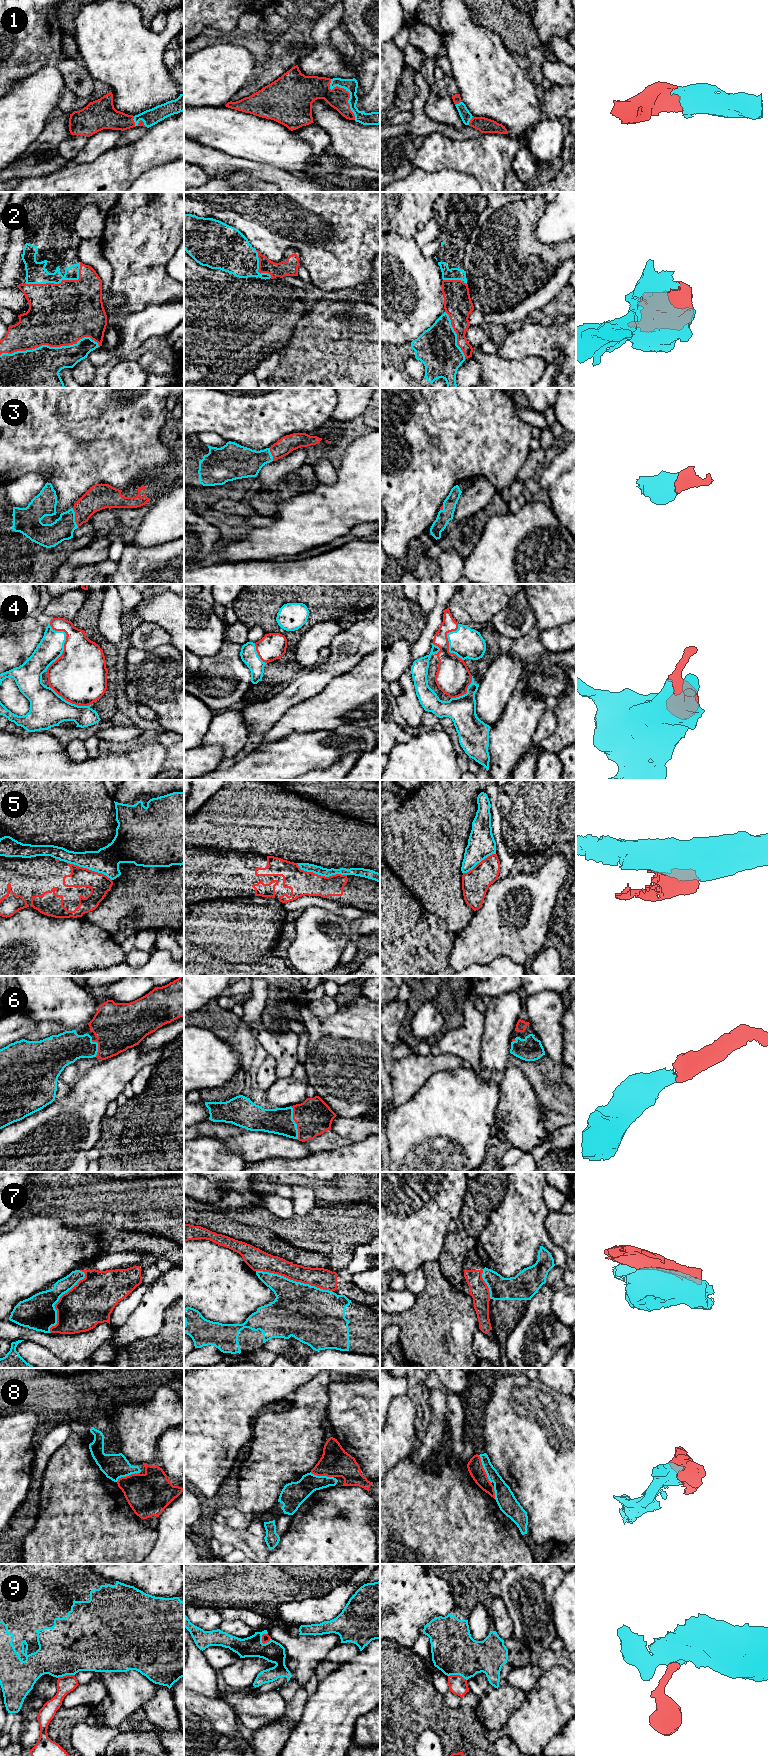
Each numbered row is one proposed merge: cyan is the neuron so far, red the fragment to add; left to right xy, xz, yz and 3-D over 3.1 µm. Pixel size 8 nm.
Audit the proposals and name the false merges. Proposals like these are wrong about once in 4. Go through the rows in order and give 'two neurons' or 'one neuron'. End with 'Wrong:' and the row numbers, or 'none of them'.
1: one neuron
2: one neuron
3: one neuron
4: one neuron
5: two neurons
6: one neuron
7: two neurons
8: one neuron
9: two neurons
Wrong: 5, 7, 9

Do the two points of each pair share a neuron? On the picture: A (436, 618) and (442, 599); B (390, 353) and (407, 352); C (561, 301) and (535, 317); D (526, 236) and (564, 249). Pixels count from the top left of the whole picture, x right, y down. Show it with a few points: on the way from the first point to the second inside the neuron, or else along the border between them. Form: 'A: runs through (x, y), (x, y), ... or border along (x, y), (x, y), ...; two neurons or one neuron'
A: runs through (437, 613), (442, 604); one neuron
B: runs through (394, 353), (403, 352); one neuron
C: runs through (555, 307), (541, 313); one neuron
D: runs through (535, 245), (541, 251), (555, 251); one neuron

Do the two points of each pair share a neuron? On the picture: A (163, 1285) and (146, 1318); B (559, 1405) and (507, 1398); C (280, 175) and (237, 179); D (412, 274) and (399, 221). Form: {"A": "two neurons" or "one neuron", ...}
{"A": "one neuron", "B": "one neuron", "C": "two neurons", "D": "two neurons"}

